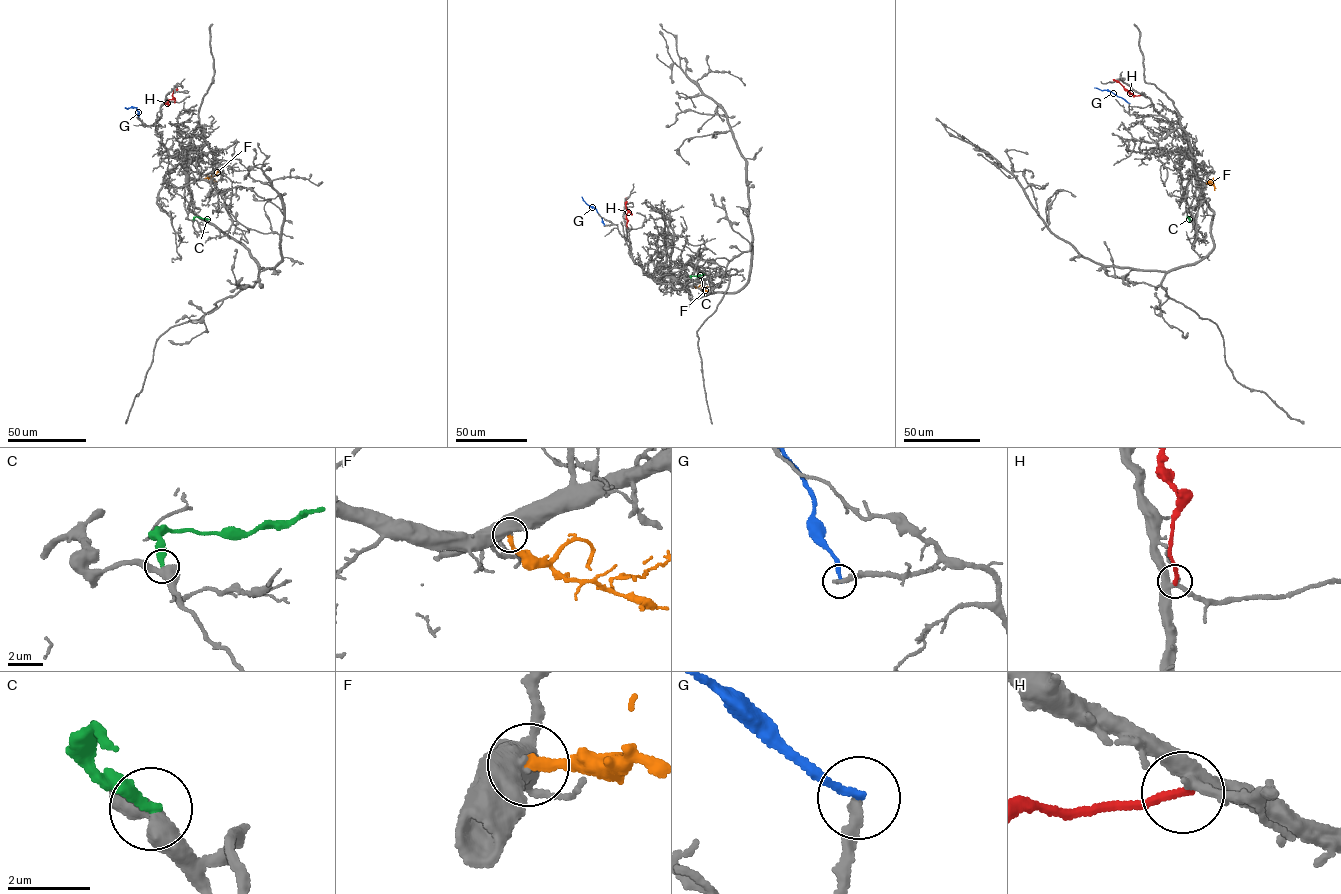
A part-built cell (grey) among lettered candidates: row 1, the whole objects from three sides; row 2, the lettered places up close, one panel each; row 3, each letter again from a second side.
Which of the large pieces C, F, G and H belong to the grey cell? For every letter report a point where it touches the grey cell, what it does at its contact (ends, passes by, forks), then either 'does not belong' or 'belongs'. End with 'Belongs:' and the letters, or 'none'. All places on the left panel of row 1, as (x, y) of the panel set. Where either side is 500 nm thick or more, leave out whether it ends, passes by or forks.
C: meets grey at (193, 220); it ends there; does not belong
F: meets grey at (204, 179); belongs
G: meets grey at (138, 117); it ends there; does not belong
H: meets grey at (165, 103); it ends there; does not belong
Belongs: F

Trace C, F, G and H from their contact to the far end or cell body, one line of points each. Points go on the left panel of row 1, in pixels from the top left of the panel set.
C: (193, 220), (196, 217), (209, 219)
F: (204, 179), (219, 171)
G: (138, 116), (136, 107), (125, 107)
H: (165, 103), (172, 99), (176, 89)

